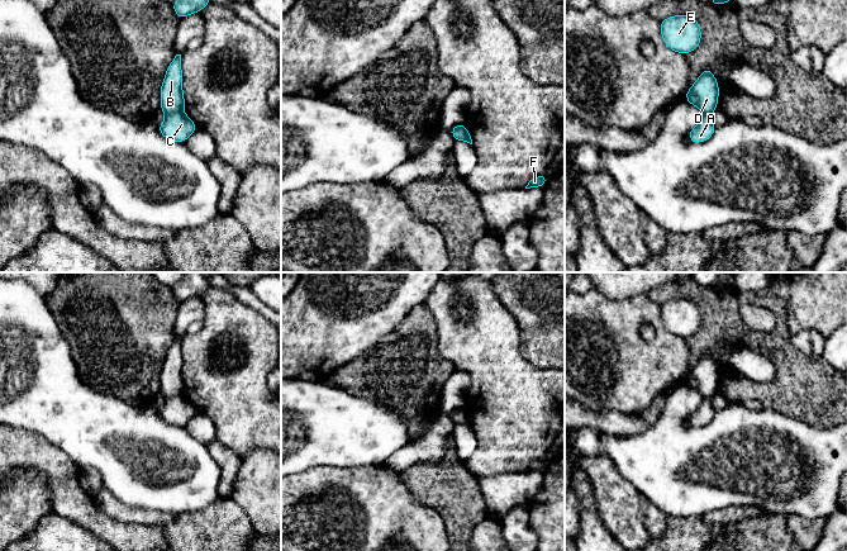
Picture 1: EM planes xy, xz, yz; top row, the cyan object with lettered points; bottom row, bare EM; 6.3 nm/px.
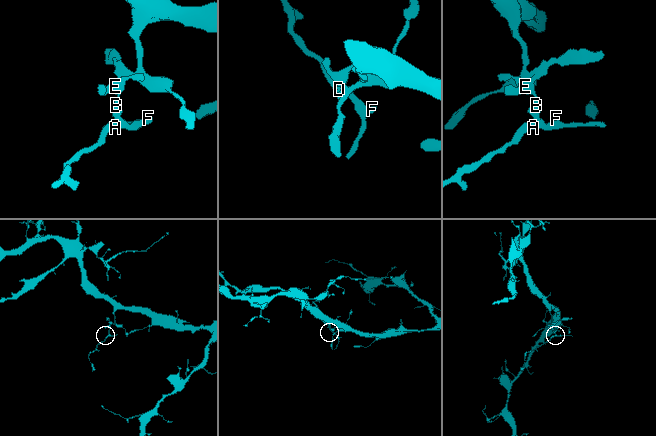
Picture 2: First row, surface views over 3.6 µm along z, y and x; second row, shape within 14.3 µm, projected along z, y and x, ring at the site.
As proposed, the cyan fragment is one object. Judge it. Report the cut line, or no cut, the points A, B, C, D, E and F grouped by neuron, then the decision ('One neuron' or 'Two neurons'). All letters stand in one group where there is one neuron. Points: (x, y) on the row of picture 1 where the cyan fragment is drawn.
Split along xy (181, 110), (166, 114). Groups: A C F / B D E. Two neurons

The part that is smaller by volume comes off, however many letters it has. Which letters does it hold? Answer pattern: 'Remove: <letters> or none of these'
Remove: A, C, F

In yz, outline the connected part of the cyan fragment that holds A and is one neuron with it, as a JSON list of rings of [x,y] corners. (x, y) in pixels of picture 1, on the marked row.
[[[705,114],[698,125],[689,132],[689,141],[693,143],[701,143],[708,141],[713,133],[715,132],[717,127],[714,125],[710,114]]]

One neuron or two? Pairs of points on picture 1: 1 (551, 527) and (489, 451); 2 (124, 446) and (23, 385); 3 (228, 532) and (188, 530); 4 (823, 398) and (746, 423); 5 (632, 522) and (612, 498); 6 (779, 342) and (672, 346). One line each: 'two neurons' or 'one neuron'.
1: two neurons
2: one neuron
3: one neuron
4: two neurons
5: one neuron
6: two neurons

